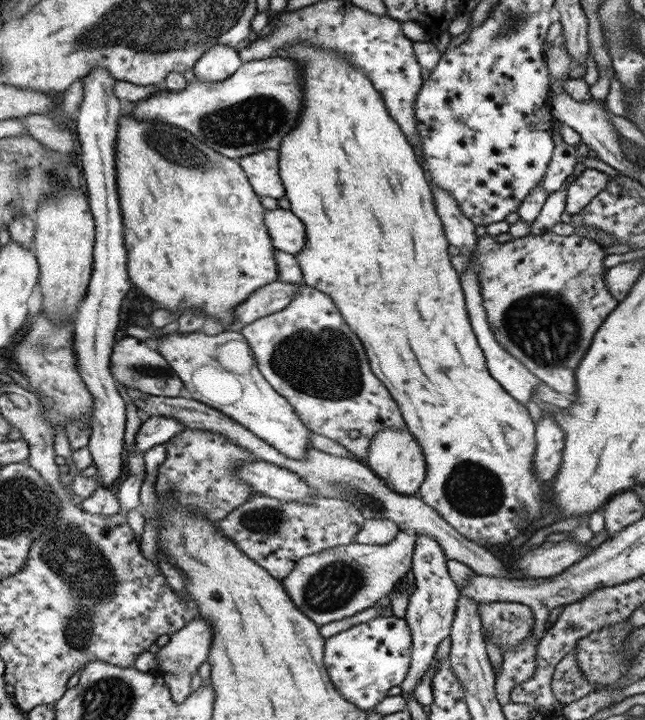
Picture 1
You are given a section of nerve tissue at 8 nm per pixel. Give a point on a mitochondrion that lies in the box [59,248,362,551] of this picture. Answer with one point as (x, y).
(264, 521)

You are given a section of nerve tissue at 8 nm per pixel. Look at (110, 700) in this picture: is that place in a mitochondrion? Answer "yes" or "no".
yes

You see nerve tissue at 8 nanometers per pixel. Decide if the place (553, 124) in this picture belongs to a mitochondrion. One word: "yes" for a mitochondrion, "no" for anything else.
no

